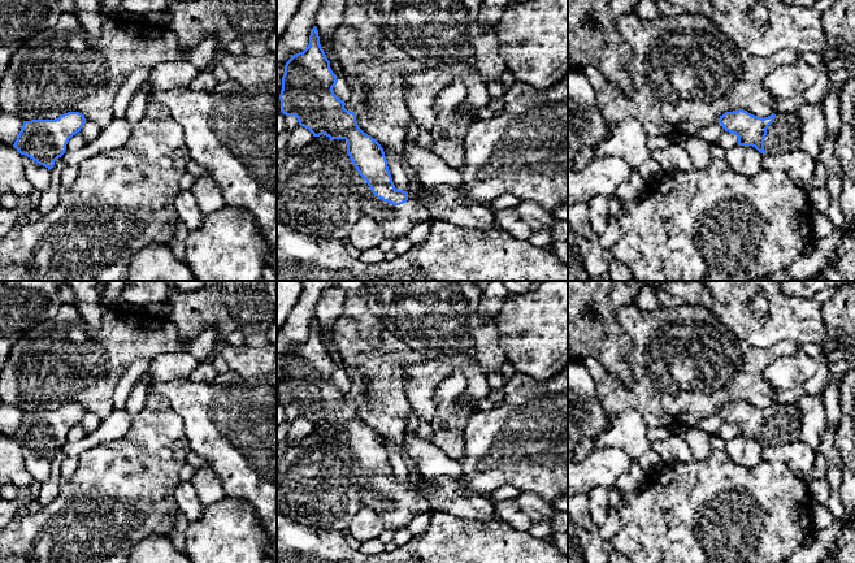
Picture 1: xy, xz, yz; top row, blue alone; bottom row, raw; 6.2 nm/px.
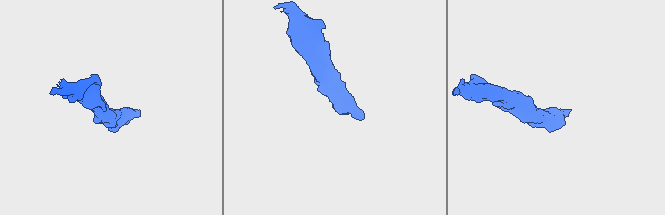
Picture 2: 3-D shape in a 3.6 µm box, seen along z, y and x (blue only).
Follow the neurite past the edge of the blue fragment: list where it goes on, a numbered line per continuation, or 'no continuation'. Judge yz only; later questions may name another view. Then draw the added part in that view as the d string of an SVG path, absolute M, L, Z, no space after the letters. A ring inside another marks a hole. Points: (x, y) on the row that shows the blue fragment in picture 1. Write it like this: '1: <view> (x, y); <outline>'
1: yz (784, 134); M795 112L776 113L764 139L765 153L777 155L799 150L800 121Z

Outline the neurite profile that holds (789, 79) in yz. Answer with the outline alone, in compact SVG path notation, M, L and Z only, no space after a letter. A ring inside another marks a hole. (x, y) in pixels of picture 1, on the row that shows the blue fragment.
M798 59L771 70L764 77L764 86L777 99L791 99L815 85L820 73L821 69Z

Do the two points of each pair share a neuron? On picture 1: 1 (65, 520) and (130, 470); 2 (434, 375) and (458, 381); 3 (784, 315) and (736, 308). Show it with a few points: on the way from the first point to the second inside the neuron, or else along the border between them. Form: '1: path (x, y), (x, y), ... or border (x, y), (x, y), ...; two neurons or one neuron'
1: path (81, 519), (114, 485); one neuron
2: border (460, 368), (439, 384), (434, 394), (435, 406); two neurons
3: path (772, 327), (769, 329), (756, 329), (747, 320); one neuron

